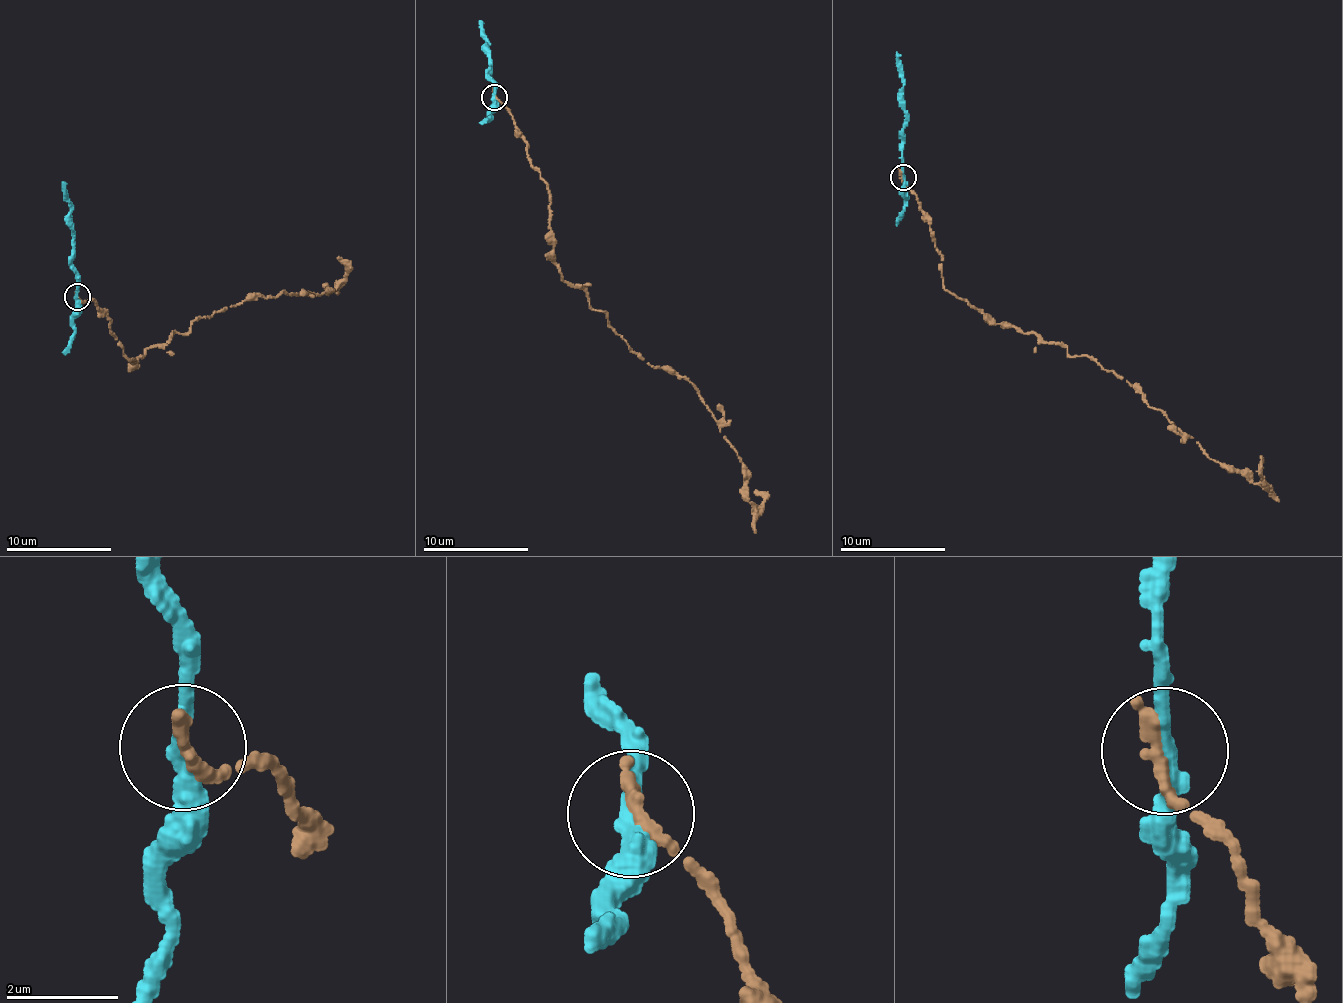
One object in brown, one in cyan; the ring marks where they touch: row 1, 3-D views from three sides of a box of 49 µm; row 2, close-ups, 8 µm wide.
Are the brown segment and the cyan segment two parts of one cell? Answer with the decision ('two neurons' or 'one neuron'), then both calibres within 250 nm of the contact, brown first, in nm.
two neurons | 360/280 nm

